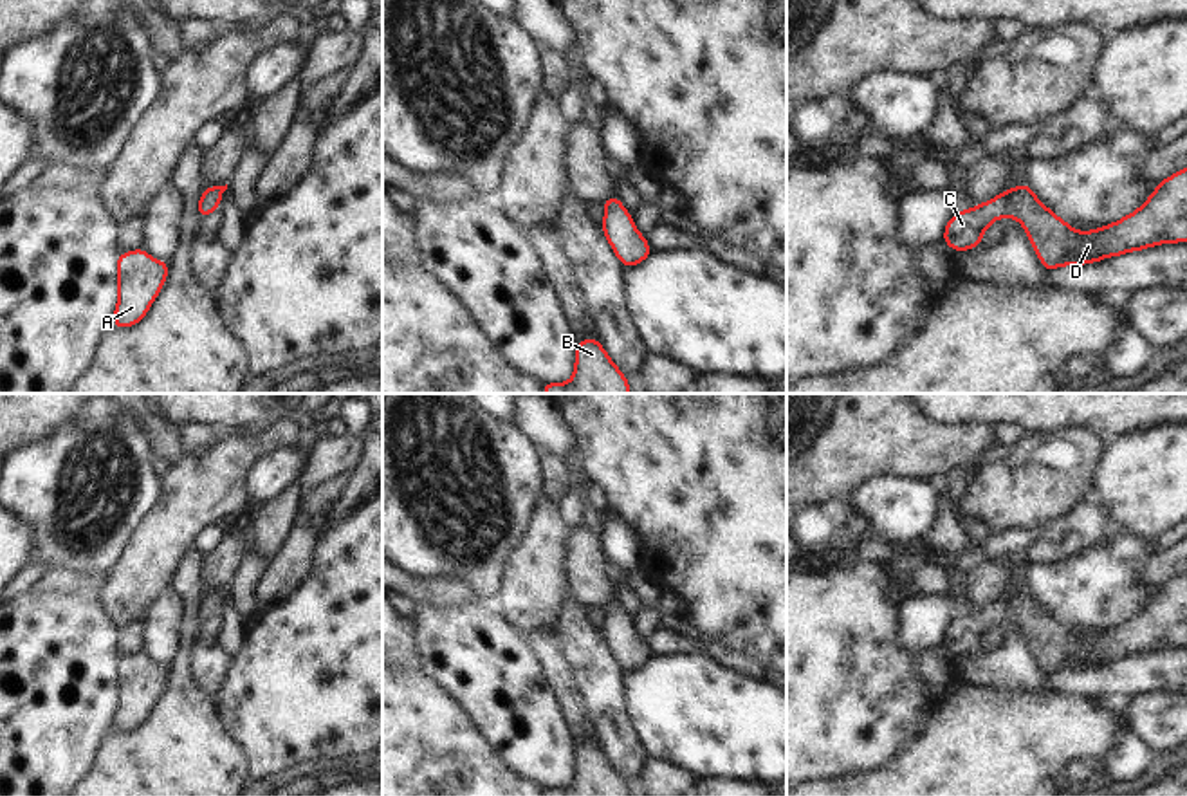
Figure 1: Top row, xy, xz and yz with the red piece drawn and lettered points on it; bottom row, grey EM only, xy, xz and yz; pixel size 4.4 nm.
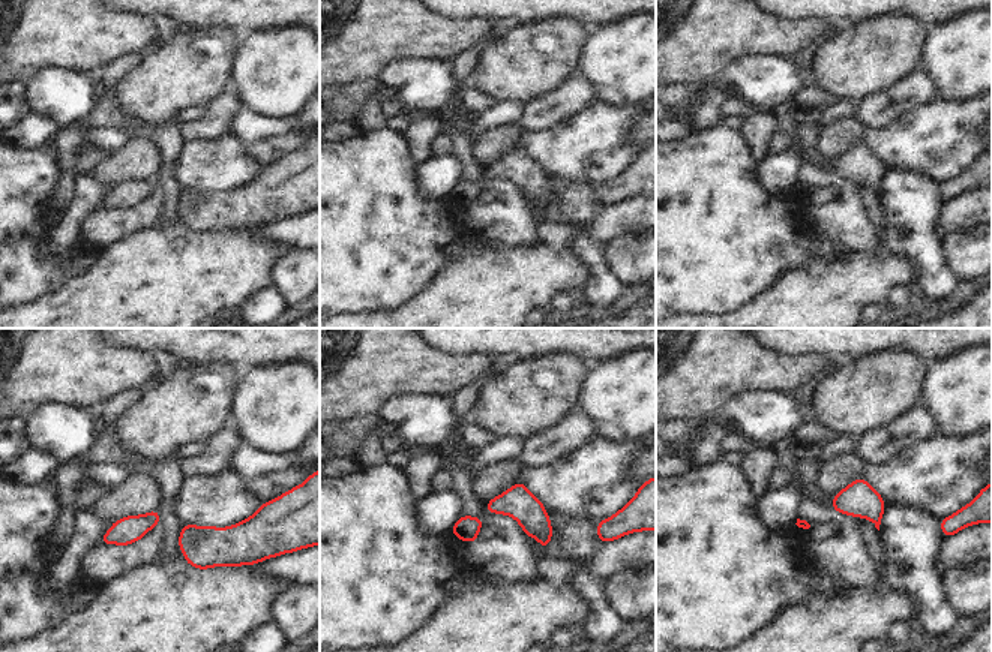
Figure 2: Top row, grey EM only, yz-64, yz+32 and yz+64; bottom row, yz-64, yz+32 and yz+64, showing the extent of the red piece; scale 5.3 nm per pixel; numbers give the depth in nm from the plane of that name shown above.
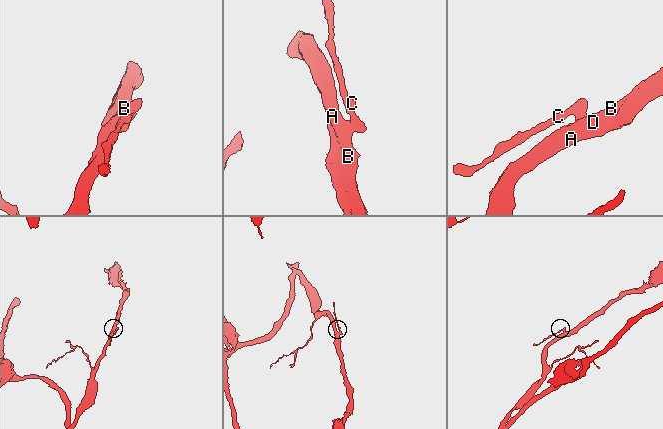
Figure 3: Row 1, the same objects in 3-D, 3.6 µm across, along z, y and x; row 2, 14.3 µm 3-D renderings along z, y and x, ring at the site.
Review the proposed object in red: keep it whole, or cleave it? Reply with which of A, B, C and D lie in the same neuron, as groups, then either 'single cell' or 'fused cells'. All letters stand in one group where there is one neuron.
A B C D | single cell

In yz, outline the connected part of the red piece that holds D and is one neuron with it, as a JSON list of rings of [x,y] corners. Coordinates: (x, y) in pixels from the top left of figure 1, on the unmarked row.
[[[1187,572],[1160,585],[1151,601],[1127,621],[1100,630],[1095,635],[1075,635],[1061,625],[1050,612],[1043,610],[1028,588],[1008,592],[985,608],[972,614],[956,616],[947,626],[943,646],[954,655],[967,655],[981,648],[985,634],[1001,621],[1017,623],[1037,657],[1043,671],[1050,677],[1061,670],[1084,670],[1102,666],[1108,659],[1118,661],[1142,655],[1158,648],[1176,648],[1187,644]]]

